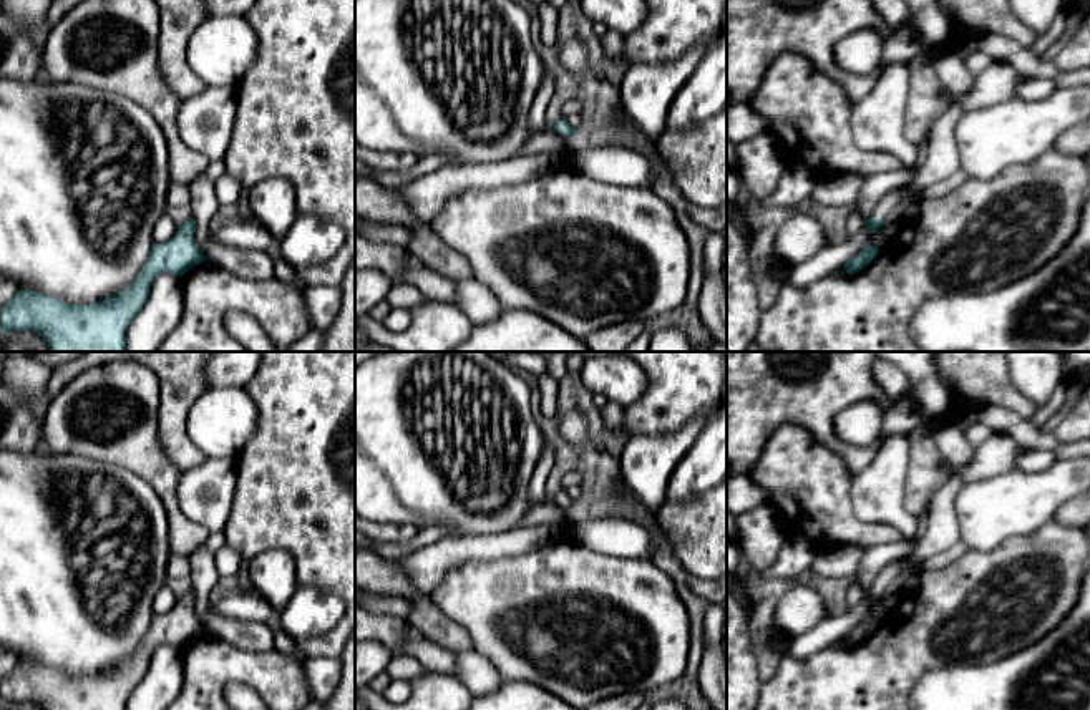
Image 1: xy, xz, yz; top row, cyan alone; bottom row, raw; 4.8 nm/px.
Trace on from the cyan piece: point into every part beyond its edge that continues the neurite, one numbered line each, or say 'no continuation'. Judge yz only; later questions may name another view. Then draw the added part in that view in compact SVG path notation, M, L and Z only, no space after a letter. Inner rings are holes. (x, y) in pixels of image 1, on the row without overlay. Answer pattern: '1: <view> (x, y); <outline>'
no continuation

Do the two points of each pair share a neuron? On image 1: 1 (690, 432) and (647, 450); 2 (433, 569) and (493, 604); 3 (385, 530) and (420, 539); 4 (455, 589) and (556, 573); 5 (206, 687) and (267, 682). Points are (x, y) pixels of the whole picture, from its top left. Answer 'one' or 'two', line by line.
1: one
2: two
3: two
4: one
5: one

